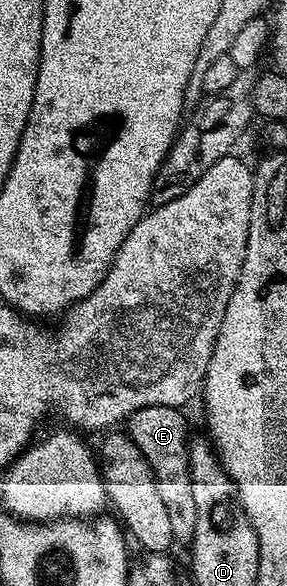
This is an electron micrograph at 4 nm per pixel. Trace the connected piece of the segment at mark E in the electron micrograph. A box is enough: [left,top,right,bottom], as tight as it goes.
[126,405,198,545]

